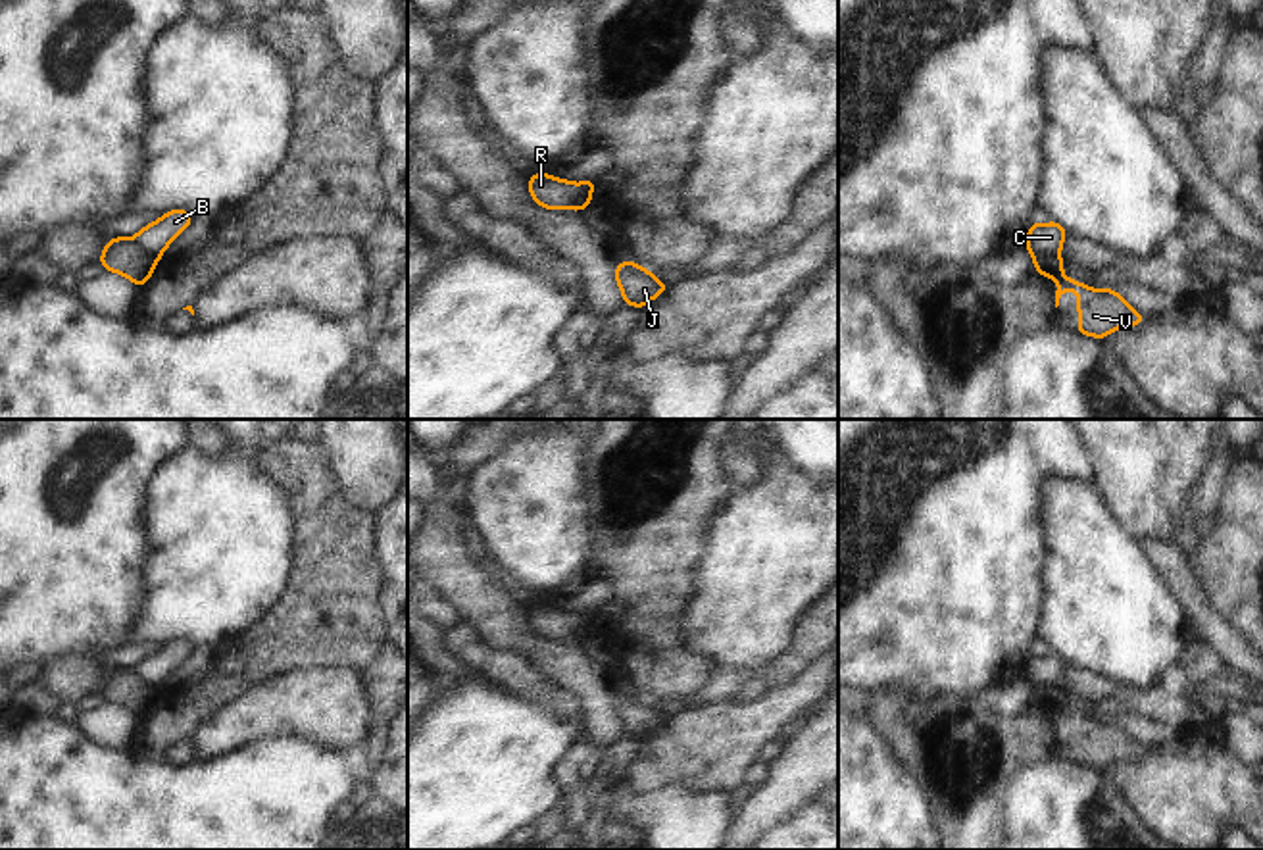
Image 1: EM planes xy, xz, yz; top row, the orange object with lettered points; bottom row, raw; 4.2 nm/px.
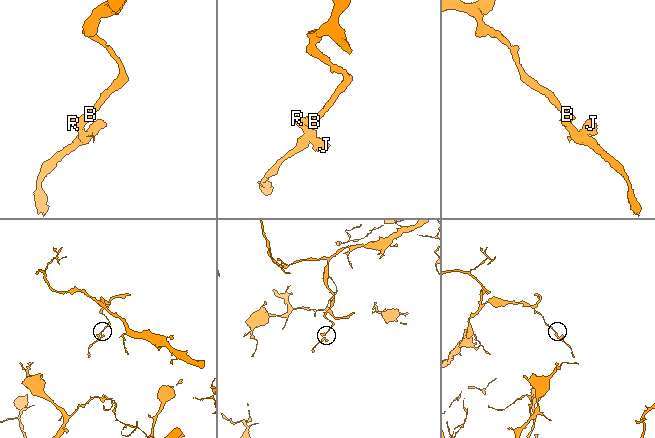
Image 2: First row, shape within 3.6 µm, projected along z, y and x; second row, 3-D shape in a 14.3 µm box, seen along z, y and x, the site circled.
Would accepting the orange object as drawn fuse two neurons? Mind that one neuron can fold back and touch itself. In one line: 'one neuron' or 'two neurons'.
two neurons

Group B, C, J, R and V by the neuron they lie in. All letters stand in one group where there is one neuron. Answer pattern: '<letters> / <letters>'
B C / J R V

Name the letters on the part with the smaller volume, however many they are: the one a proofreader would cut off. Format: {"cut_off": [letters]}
{"cut_off": ["J", "R", "V"]}

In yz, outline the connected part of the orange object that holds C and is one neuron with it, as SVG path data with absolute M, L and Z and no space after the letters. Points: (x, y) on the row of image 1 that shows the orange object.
M1034 221L1028 227L1025 248L1034 256L1046 256L1046 254L1059 254L1061 246L1067 238L1067 231L1061 223L1050 221L1042 225L1040 221Z

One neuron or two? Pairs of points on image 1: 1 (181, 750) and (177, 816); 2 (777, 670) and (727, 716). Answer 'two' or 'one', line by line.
1: two
2: two

